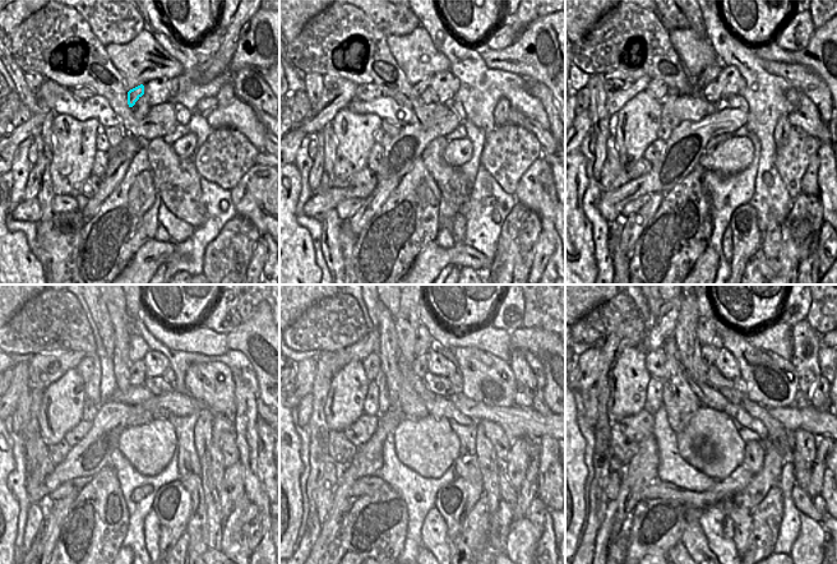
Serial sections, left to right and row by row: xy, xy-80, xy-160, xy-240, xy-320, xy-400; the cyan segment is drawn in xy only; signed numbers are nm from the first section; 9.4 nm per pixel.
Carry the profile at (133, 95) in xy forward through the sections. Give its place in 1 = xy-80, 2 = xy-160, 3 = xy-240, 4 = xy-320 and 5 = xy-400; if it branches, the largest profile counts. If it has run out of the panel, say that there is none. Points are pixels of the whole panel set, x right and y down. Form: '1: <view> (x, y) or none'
1: xy-80 (419, 88)
2: xy-160 (711, 73)
3: xy-240 (138, 347)
4: xy-320 (422, 342)
5: xy-400 (706, 329)

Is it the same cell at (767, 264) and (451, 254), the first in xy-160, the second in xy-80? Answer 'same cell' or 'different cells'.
same cell

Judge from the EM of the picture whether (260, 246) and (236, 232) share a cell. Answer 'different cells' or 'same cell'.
different cells

